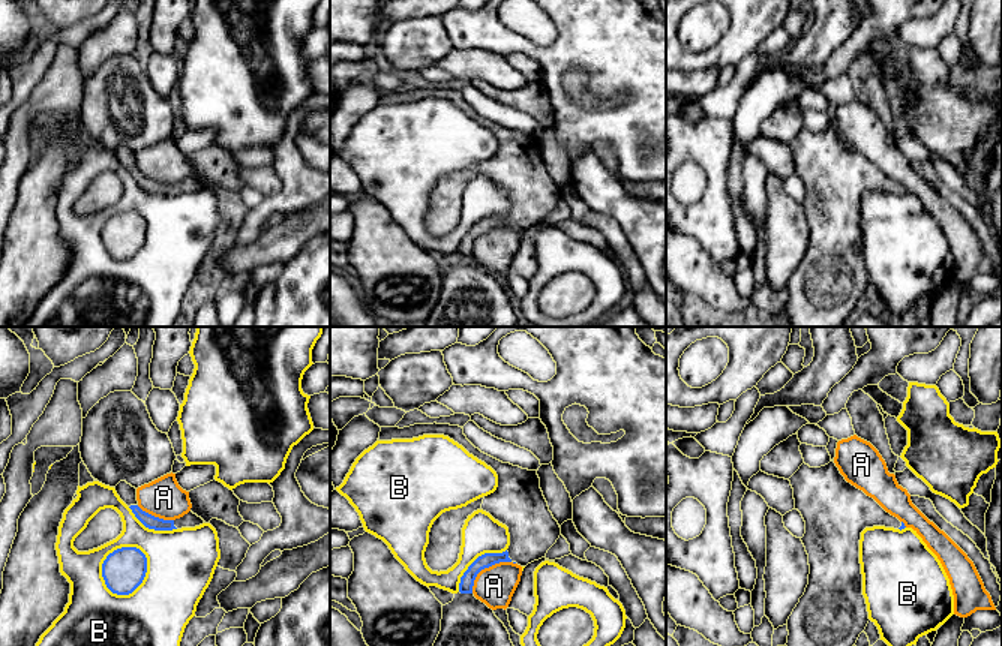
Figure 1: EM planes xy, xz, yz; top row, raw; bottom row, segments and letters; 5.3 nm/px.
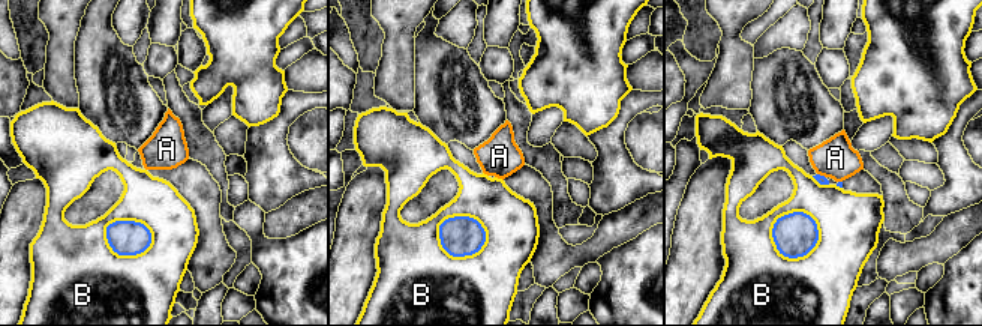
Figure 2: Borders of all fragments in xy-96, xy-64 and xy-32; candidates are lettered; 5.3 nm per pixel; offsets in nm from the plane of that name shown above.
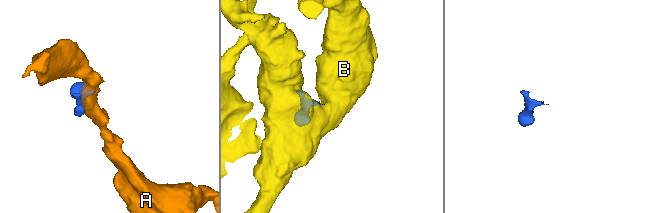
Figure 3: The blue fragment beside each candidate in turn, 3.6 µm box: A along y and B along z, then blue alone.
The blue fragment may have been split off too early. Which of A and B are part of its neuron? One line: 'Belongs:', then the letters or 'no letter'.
Belongs: no letter

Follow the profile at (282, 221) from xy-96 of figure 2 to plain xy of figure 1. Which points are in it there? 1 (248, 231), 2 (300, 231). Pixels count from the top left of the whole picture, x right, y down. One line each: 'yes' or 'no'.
1: no
2: yes

